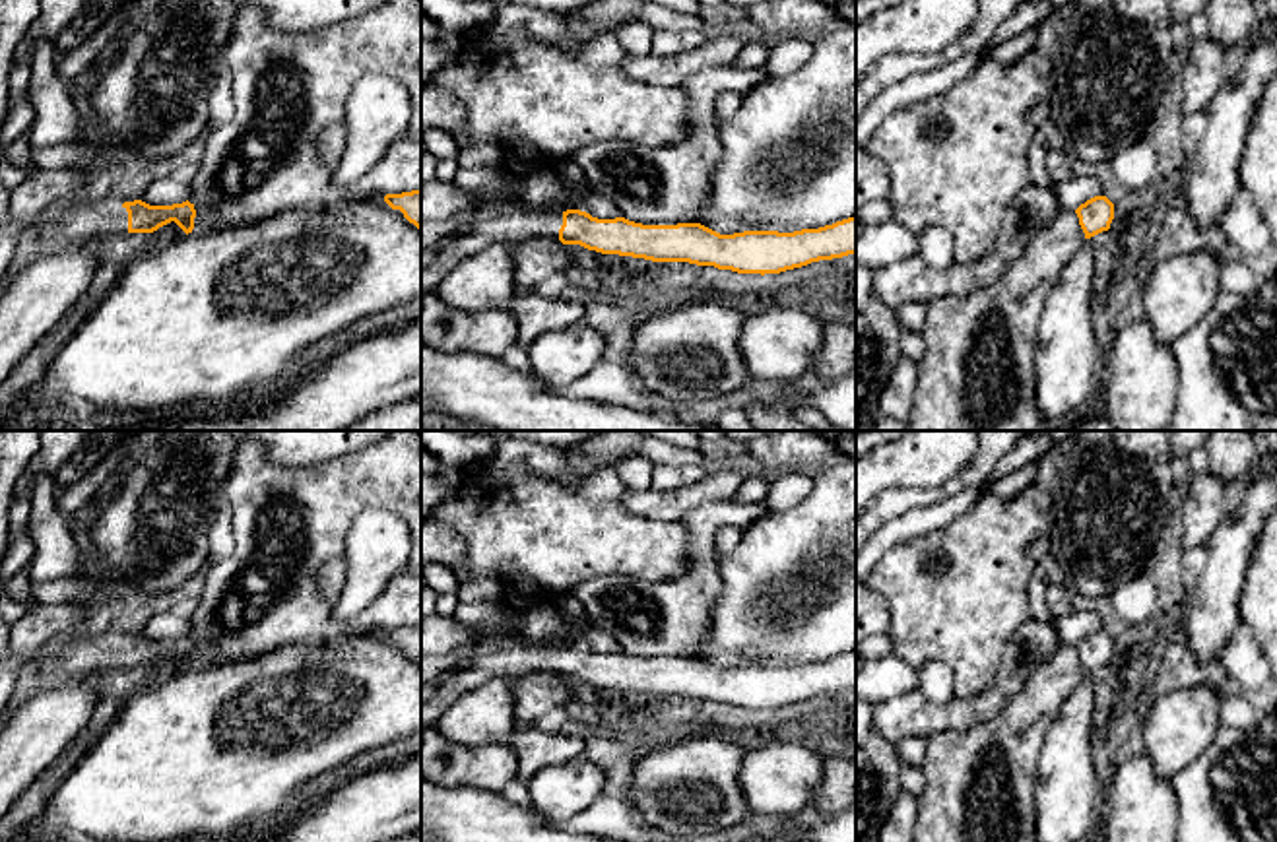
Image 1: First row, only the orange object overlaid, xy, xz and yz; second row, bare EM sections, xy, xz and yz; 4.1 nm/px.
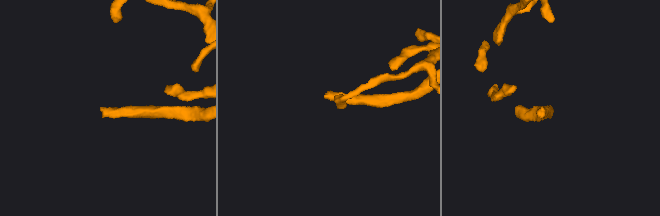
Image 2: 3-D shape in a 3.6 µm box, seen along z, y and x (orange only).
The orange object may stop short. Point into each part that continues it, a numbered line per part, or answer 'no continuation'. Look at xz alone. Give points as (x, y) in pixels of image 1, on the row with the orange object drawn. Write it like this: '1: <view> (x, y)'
1: xz (511, 226)

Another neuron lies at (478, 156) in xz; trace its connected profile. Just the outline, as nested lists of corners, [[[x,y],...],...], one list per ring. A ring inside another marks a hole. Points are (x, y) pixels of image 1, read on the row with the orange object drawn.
[[[477,142],[460,147],[456,161],[464,169],[499,169],[508,163],[508,157],[501,147],[487,142]]]

